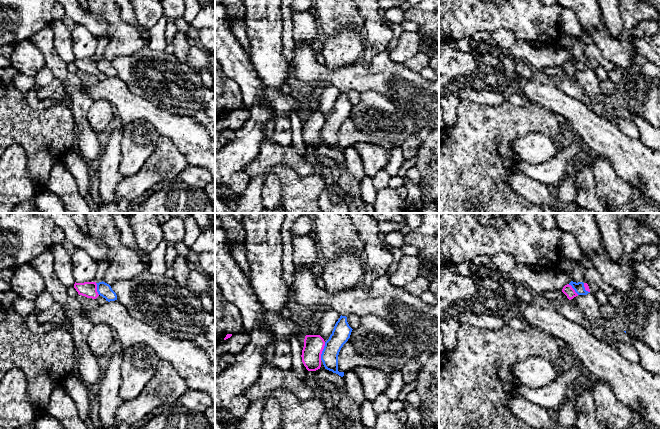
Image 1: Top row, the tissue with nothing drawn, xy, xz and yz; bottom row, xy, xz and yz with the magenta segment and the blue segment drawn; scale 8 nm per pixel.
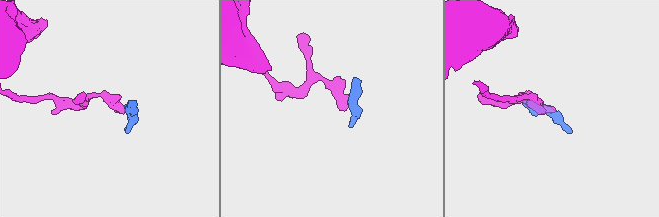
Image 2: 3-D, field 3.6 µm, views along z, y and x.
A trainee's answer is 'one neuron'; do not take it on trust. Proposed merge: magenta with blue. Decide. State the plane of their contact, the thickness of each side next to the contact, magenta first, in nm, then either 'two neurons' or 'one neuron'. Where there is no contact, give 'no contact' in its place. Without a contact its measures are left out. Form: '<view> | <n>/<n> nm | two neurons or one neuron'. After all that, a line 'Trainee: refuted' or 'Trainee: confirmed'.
xz | 160/150 nm | two neurons
Trainee: refuted

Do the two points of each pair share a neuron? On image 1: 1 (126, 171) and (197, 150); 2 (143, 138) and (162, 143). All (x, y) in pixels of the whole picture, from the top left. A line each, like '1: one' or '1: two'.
1: two
2: two

